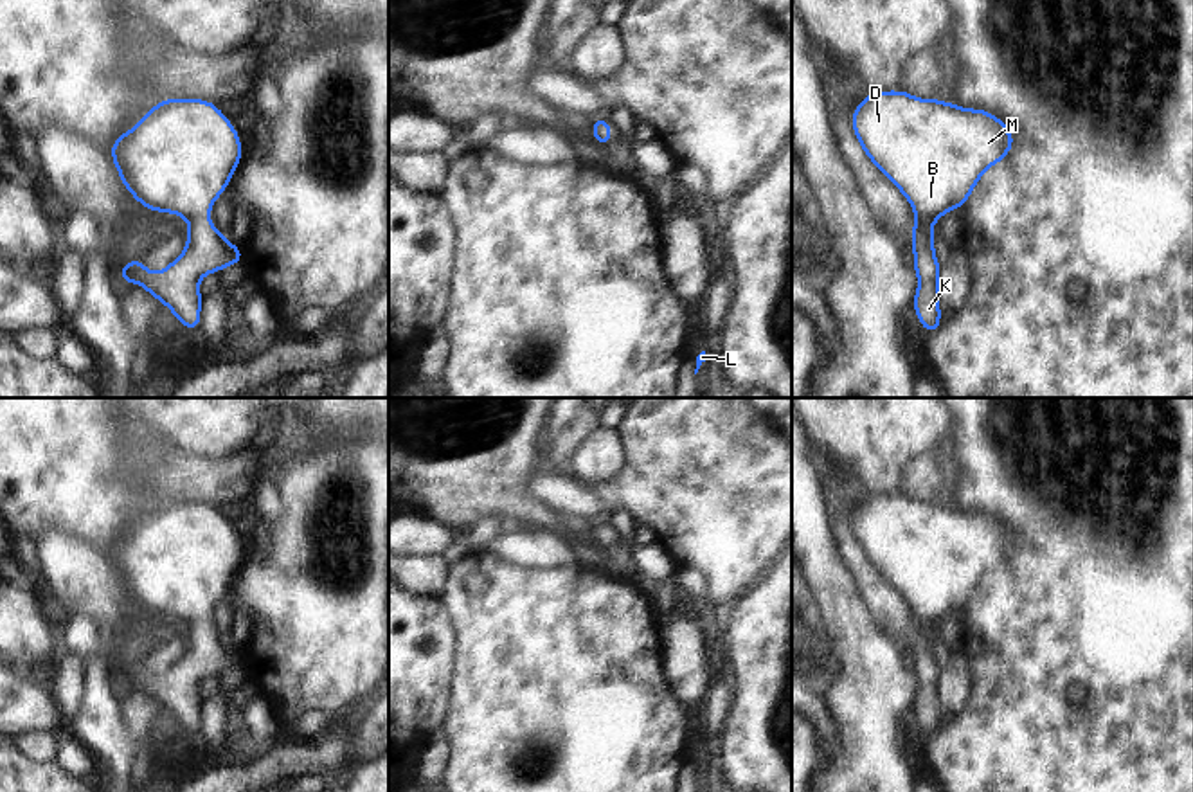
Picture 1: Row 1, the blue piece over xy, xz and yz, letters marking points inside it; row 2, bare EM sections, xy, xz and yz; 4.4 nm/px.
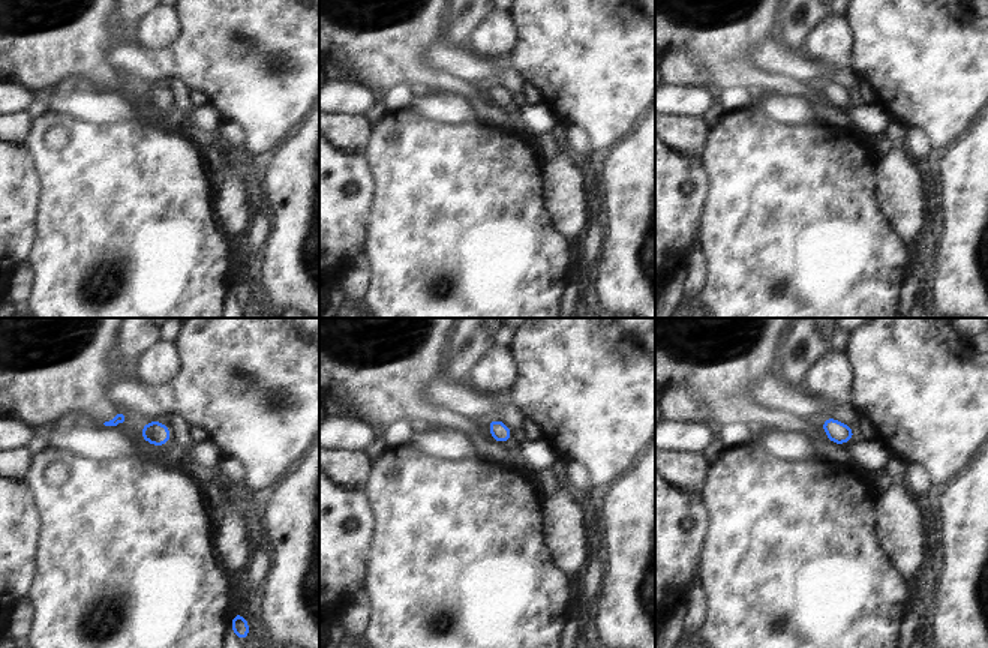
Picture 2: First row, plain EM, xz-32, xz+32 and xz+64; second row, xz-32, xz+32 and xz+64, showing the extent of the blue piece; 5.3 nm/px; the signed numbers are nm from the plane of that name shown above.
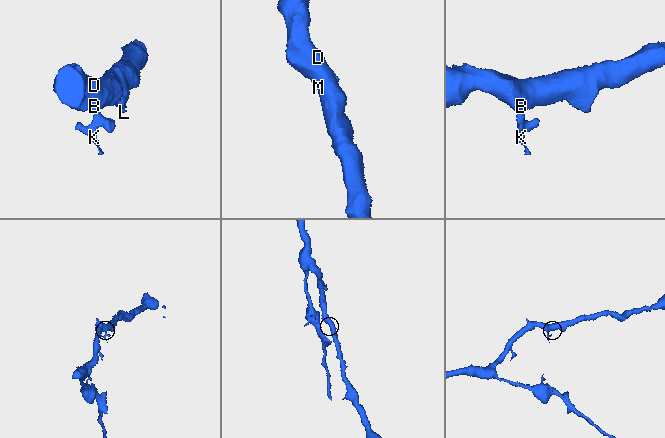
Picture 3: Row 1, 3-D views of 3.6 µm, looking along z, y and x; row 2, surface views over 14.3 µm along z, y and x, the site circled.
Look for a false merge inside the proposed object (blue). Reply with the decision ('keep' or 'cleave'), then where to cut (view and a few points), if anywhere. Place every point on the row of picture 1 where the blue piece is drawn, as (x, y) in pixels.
keep; no cut

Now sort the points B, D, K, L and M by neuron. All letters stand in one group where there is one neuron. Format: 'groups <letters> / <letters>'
groups B D K L M

